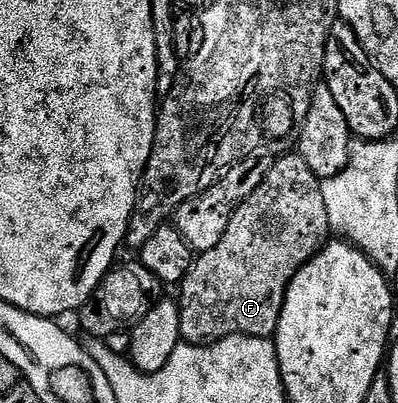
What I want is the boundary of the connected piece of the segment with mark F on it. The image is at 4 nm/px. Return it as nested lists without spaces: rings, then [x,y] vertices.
[[[287,153],[276,158],[269,173],[257,185],[253,193],[233,213],[225,237],[213,245],[213,249],[202,252],[192,262],[189,273],[178,288],[179,316],[181,317],[181,339],[184,343],[194,343],[205,347],[225,337],[252,335],[271,339],[279,328],[279,318],[285,305],[287,287],[297,277],[297,273],[323,250],[332,234],[329,209],[325,209],[323,184],[309,169],[309,165],[298,153]]]

